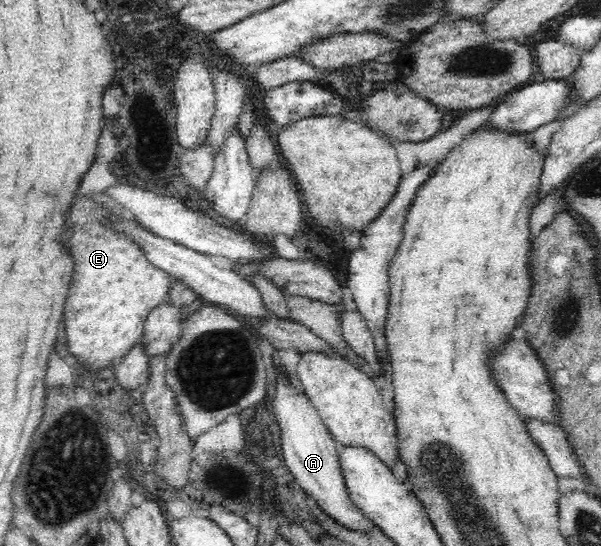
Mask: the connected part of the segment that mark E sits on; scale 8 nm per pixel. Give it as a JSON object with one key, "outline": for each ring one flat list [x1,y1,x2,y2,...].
{"outline":[[92,198,74,200,73,206,68,210,69,230,64,234,65,246,69,247,70,255,74,256,73,275,63,312,67,349,91,372,104,368,110,362,119,361,134,345,140,343,146,317,158,304,169,302,170,285,173,281,166,271,150,265,146,252,133,242,129,234,113,228,108,230,100,224,108,212,108,208,100,206]]}

